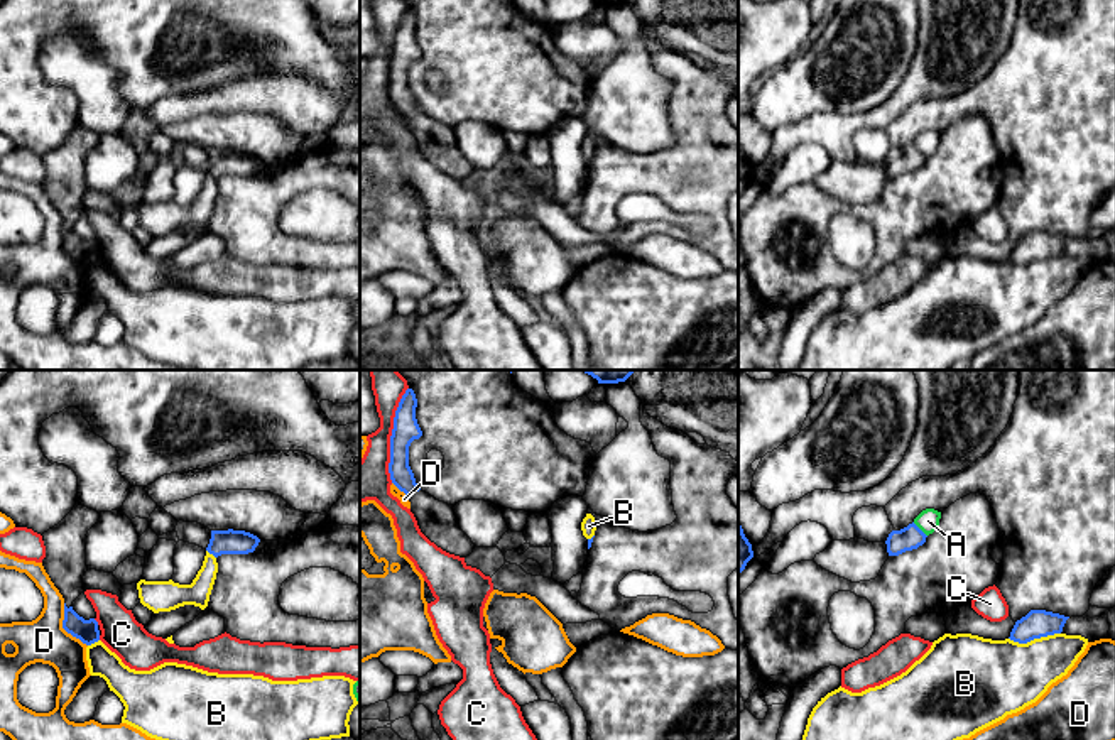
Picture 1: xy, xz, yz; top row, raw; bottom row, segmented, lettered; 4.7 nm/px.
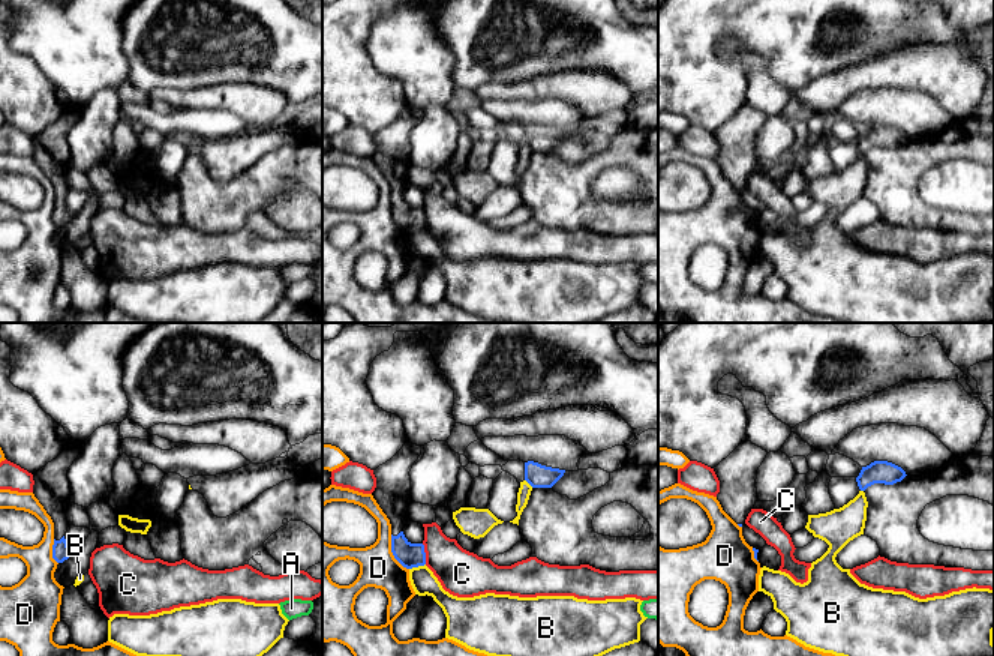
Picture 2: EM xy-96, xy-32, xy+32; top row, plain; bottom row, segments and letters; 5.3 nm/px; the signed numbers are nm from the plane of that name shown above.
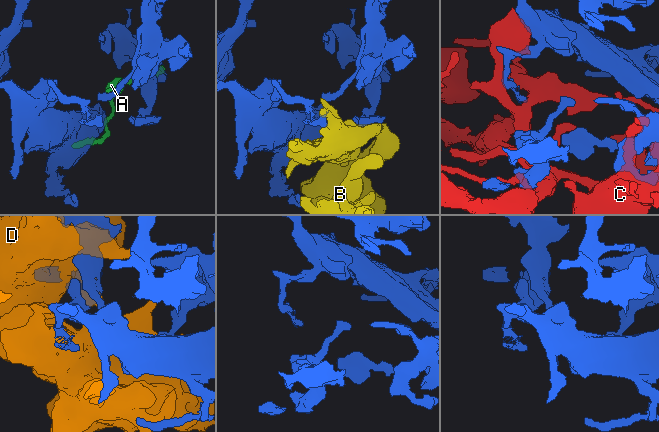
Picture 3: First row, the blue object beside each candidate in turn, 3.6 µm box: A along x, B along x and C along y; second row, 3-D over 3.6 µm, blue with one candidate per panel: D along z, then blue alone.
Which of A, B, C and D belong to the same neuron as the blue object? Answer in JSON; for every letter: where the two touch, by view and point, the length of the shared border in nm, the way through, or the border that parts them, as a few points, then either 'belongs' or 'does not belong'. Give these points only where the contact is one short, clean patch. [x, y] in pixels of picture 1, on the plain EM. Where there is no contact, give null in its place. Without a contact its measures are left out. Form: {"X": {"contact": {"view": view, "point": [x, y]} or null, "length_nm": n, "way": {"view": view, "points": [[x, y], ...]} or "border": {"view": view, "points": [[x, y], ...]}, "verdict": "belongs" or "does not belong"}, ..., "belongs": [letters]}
{"A": {"contact": {"view": "yz", "point": [919, 151]}, "length_nm": 100, "verdict": "does not belong"}, "B": {"contact": {"view": "yz", "point": [1034, 259]}, "length_nm": 260, "verdict": "does not belong"}, "C": {"contact": {"view": "xz", "point": [392, 56]}, "length_nm": 460, "verdict": "does not belong"}, "D": {"contact": {"view": "xy", "point": [63, 249]}, "length_nm": 240, "verdict": "does not belong"}, "belongs": []}

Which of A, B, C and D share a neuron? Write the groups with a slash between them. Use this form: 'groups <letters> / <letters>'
groups A / B / C / D

